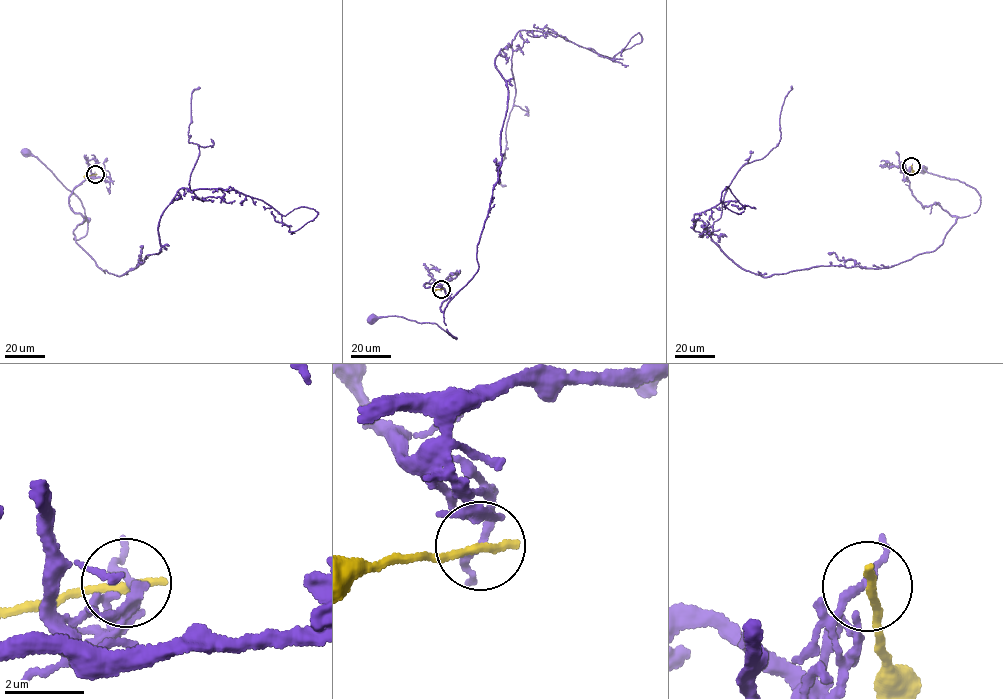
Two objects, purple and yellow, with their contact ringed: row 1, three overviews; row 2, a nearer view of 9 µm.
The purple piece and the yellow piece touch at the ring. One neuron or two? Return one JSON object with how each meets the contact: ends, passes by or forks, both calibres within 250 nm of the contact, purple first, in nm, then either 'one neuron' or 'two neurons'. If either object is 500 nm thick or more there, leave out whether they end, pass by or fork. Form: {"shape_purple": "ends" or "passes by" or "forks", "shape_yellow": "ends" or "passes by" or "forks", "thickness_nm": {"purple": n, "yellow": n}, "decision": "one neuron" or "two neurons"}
{"shape_purple": "passes by", "shape_yellow": "ends", "thickness_nm": {"purple": 170, "yellow": 260}, "decision": "two neurons"}

